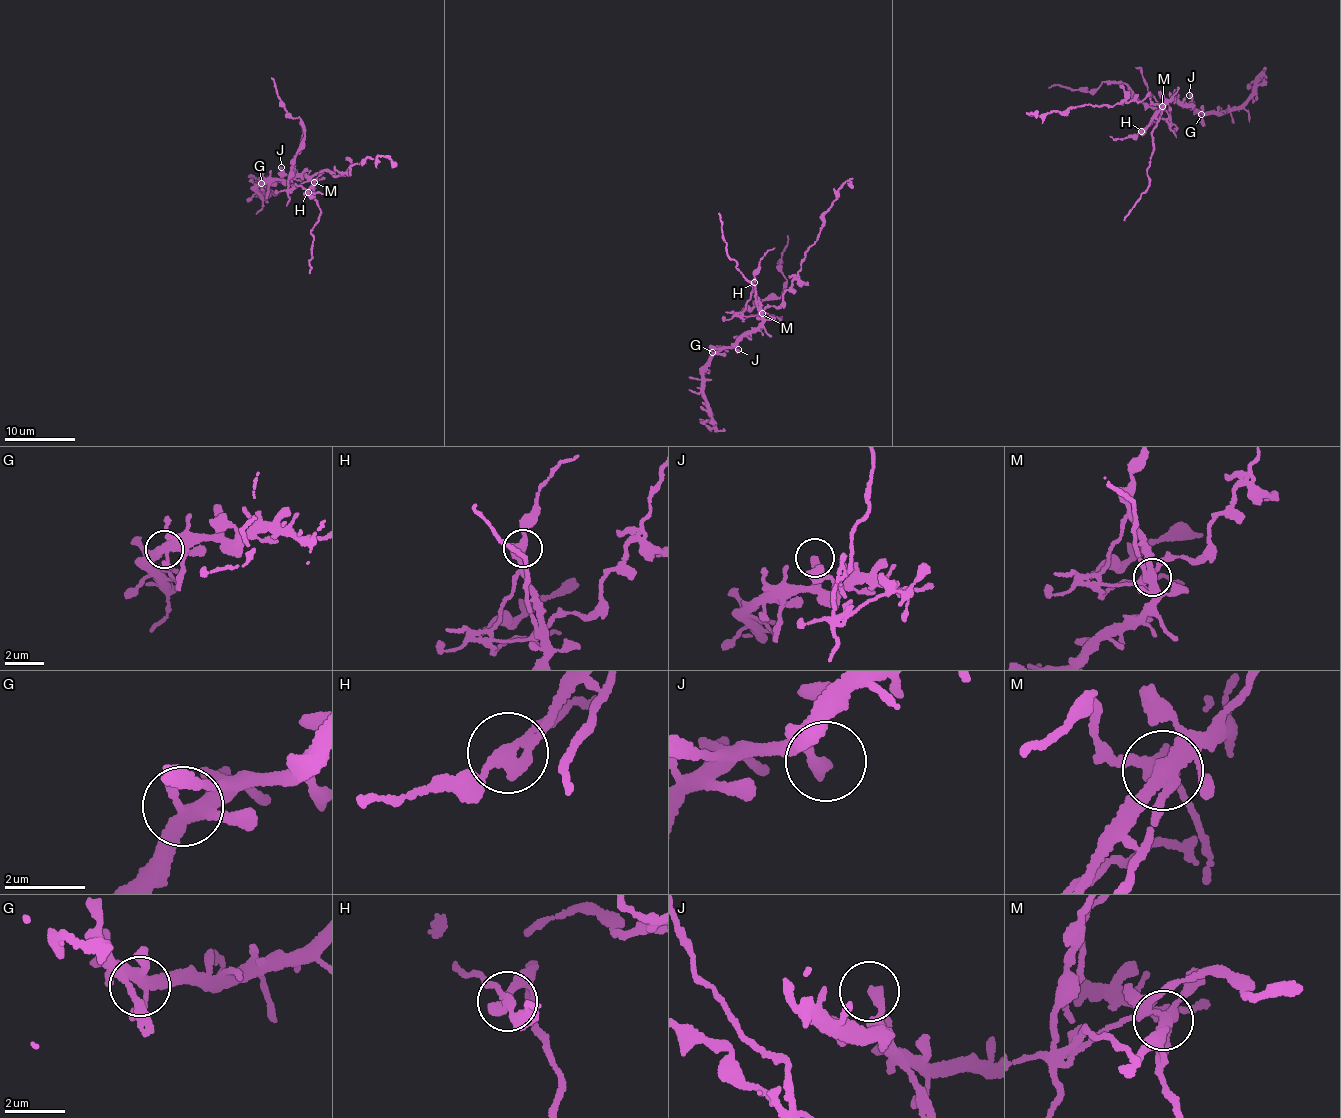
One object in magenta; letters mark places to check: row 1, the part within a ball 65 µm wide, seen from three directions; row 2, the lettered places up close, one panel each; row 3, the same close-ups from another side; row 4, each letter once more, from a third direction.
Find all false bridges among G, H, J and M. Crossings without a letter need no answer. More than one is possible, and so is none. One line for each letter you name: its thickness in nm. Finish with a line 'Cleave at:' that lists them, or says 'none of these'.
H: 320 nm
M: 320 nm
Cleave at: H, M

